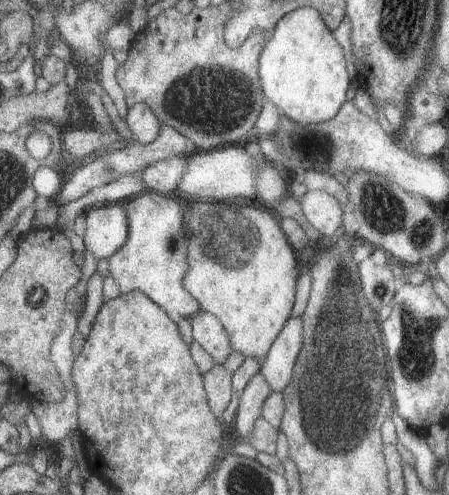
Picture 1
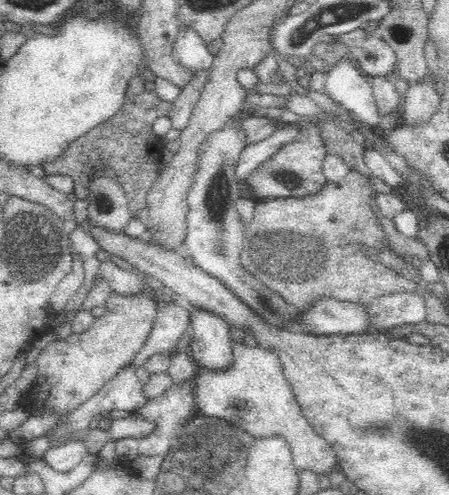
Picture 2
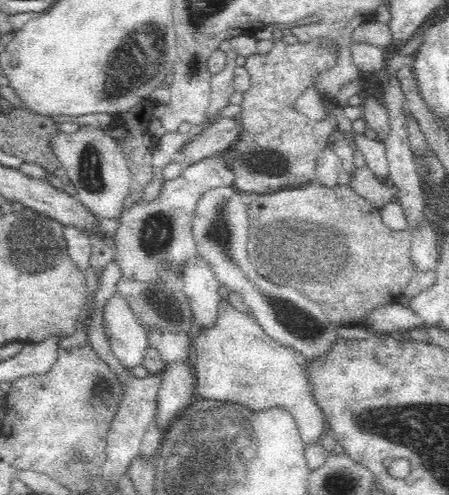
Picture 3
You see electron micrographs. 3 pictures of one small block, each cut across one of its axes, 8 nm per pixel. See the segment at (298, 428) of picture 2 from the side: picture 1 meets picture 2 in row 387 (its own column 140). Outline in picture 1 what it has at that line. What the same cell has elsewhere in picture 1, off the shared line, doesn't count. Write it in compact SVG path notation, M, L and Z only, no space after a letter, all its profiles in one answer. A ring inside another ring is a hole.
M143 192L125 204L129 234L125 244L109 258L109 272L115 278L119 292L127 294L131 290L143 292L157 306L161 306L169 316L179 314L191 318L201 312L199 302L183 286L183 276L189 268L187 264L187 226L185 212L181 206L183 198L169 198L155 192Z

